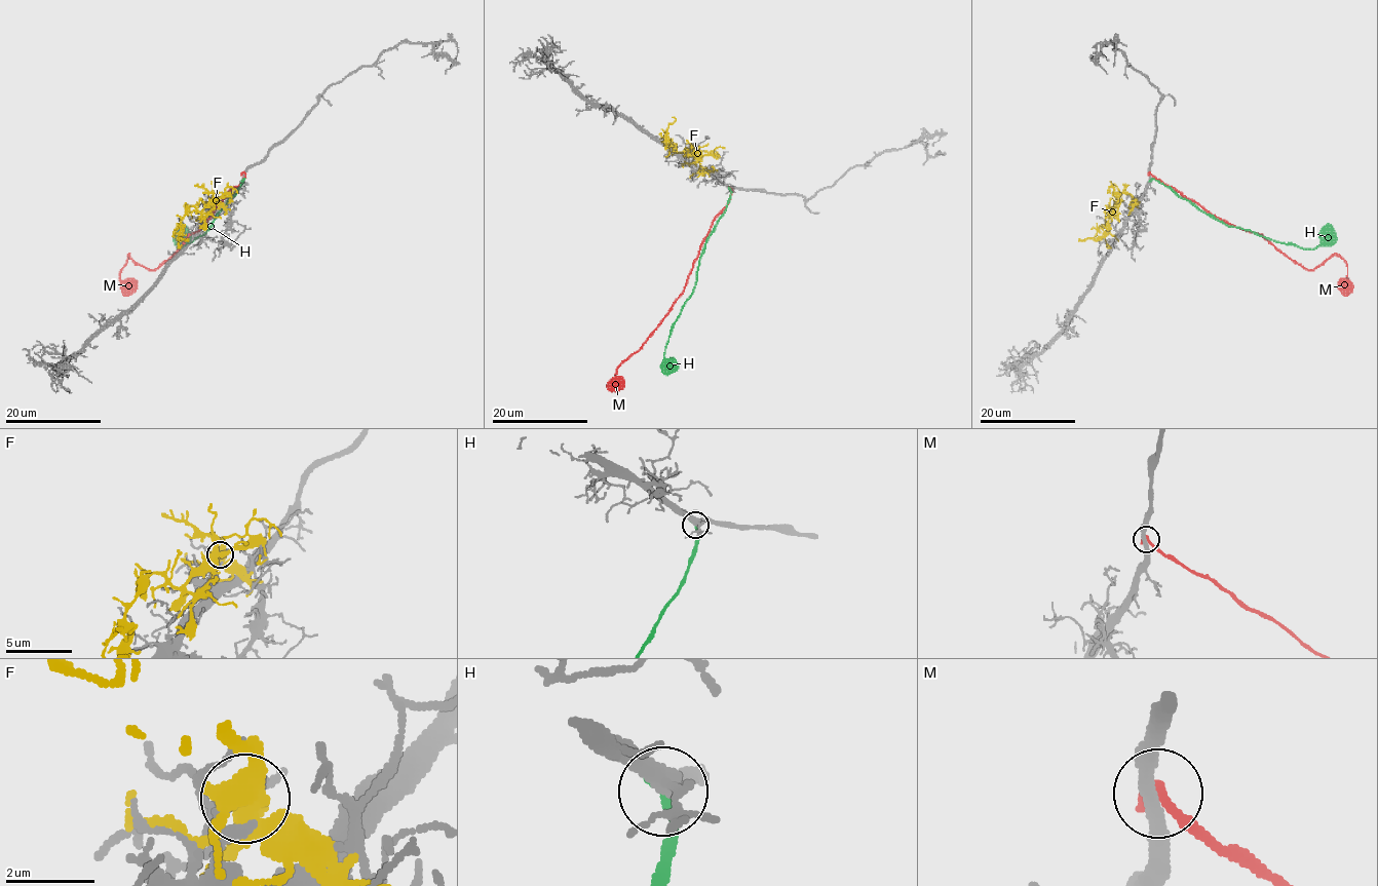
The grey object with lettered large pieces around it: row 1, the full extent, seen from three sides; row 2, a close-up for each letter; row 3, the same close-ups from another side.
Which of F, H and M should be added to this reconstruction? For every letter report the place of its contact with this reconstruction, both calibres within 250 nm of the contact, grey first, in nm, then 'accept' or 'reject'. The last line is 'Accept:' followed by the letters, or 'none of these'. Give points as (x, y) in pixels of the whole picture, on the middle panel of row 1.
F: meets grey at (702, 175); 130 nm thick on the grey side, 400 nm on the other; reject
H: meets grey at (729, 189); 360 nm thick on the grey side, 320 nm on the other; accept
M: meets grey at (732, 188); 360 nm thick on the grey side, 320 nm on the other; reject
Accept: H

